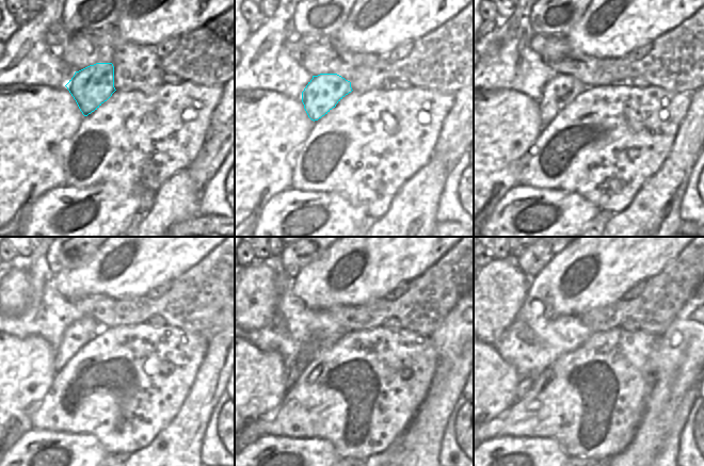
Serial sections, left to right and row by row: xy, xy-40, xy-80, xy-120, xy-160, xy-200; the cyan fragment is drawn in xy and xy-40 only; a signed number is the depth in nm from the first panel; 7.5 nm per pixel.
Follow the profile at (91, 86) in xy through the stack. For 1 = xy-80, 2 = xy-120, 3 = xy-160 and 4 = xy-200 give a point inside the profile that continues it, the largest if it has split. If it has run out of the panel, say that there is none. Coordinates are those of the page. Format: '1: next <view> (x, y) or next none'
1: next xy-80 (560, 91)
2: next xy-120 (82, 331)
3: next xy-160 (293, 371)
4: next xy-200 (525, 383)

